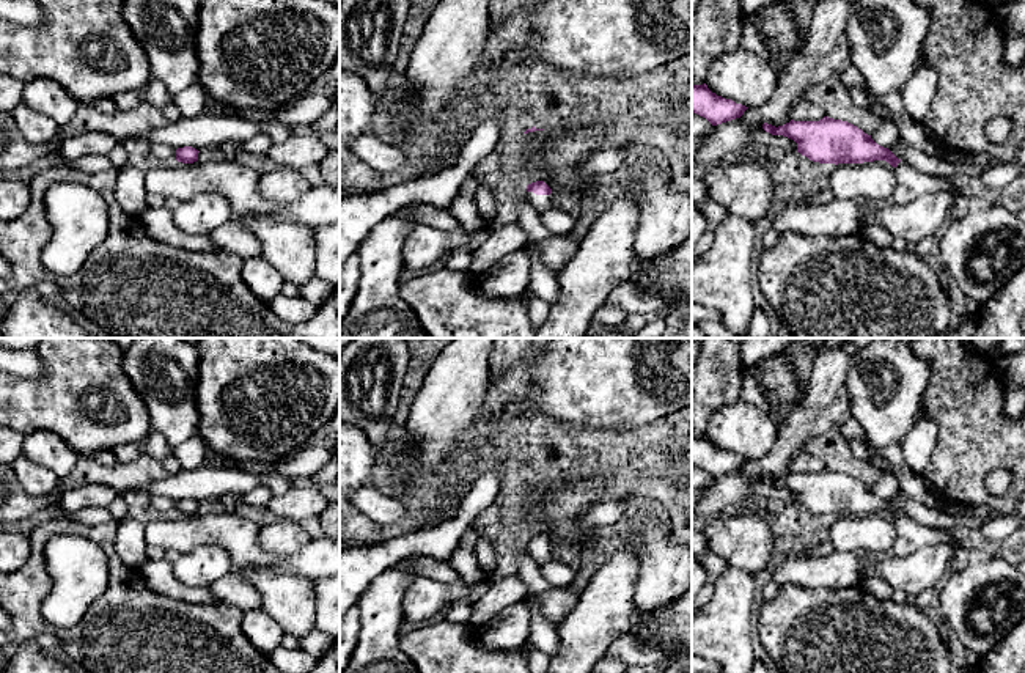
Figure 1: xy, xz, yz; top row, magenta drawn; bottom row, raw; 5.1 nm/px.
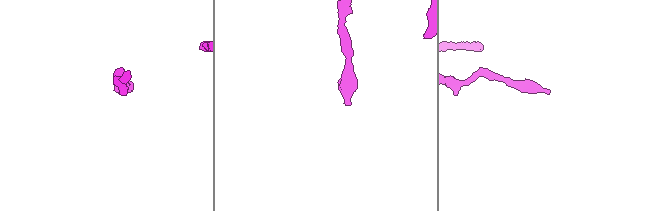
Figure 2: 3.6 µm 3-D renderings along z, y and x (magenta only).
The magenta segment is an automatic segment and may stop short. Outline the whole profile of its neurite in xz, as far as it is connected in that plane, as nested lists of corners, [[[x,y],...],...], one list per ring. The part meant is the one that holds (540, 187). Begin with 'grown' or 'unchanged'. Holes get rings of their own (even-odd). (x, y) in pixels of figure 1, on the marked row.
grown | [[[536,181],[527,186],[528,203],[541,214],[552,206],[552,189],[544,181]]]

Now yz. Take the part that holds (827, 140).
grown | [[[824,116],[819,121],[791,120],[789,123],[778,127],[764,123],[762,129],[772,135],[783,135],[794,140],[797,143],[797,153],[800,153],[802,156],[808,157],[813,162],[838,165],[838,164],[863,164],[863,162],[885,160],[891,167],[895,167],[899,175],[899,184],[895,193],[887,200],[850,198],[850,200],[833,200],[827,204],[817,204],[817,206],[789,203],[788,200],[784,200],[777,208],[777,211],[769,217],[770,226],[778,234],[786,231],[805,236],[832,236],[832,237],[844,234],[860,234],[865,225],[863,217],[868,212],[884,209],[888,206],[902,206],[924,193],[935,193],[945,190],[954,193],[956,197],[959,195],[956,187],[946,178],[931,176],[918,171],[909,162],[898,159],[888,148],[877,145],[871,138],[871,135],[865,134],[862,129],[847,121]]]

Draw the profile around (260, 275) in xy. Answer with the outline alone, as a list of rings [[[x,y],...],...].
[[[263,256],[244,259],[241,275],[253,294],[270,303],[283,286],[283,278],[277,269]]]

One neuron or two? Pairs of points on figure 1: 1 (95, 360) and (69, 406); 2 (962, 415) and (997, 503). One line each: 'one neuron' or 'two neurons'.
1: one neuron
2: one neuron

